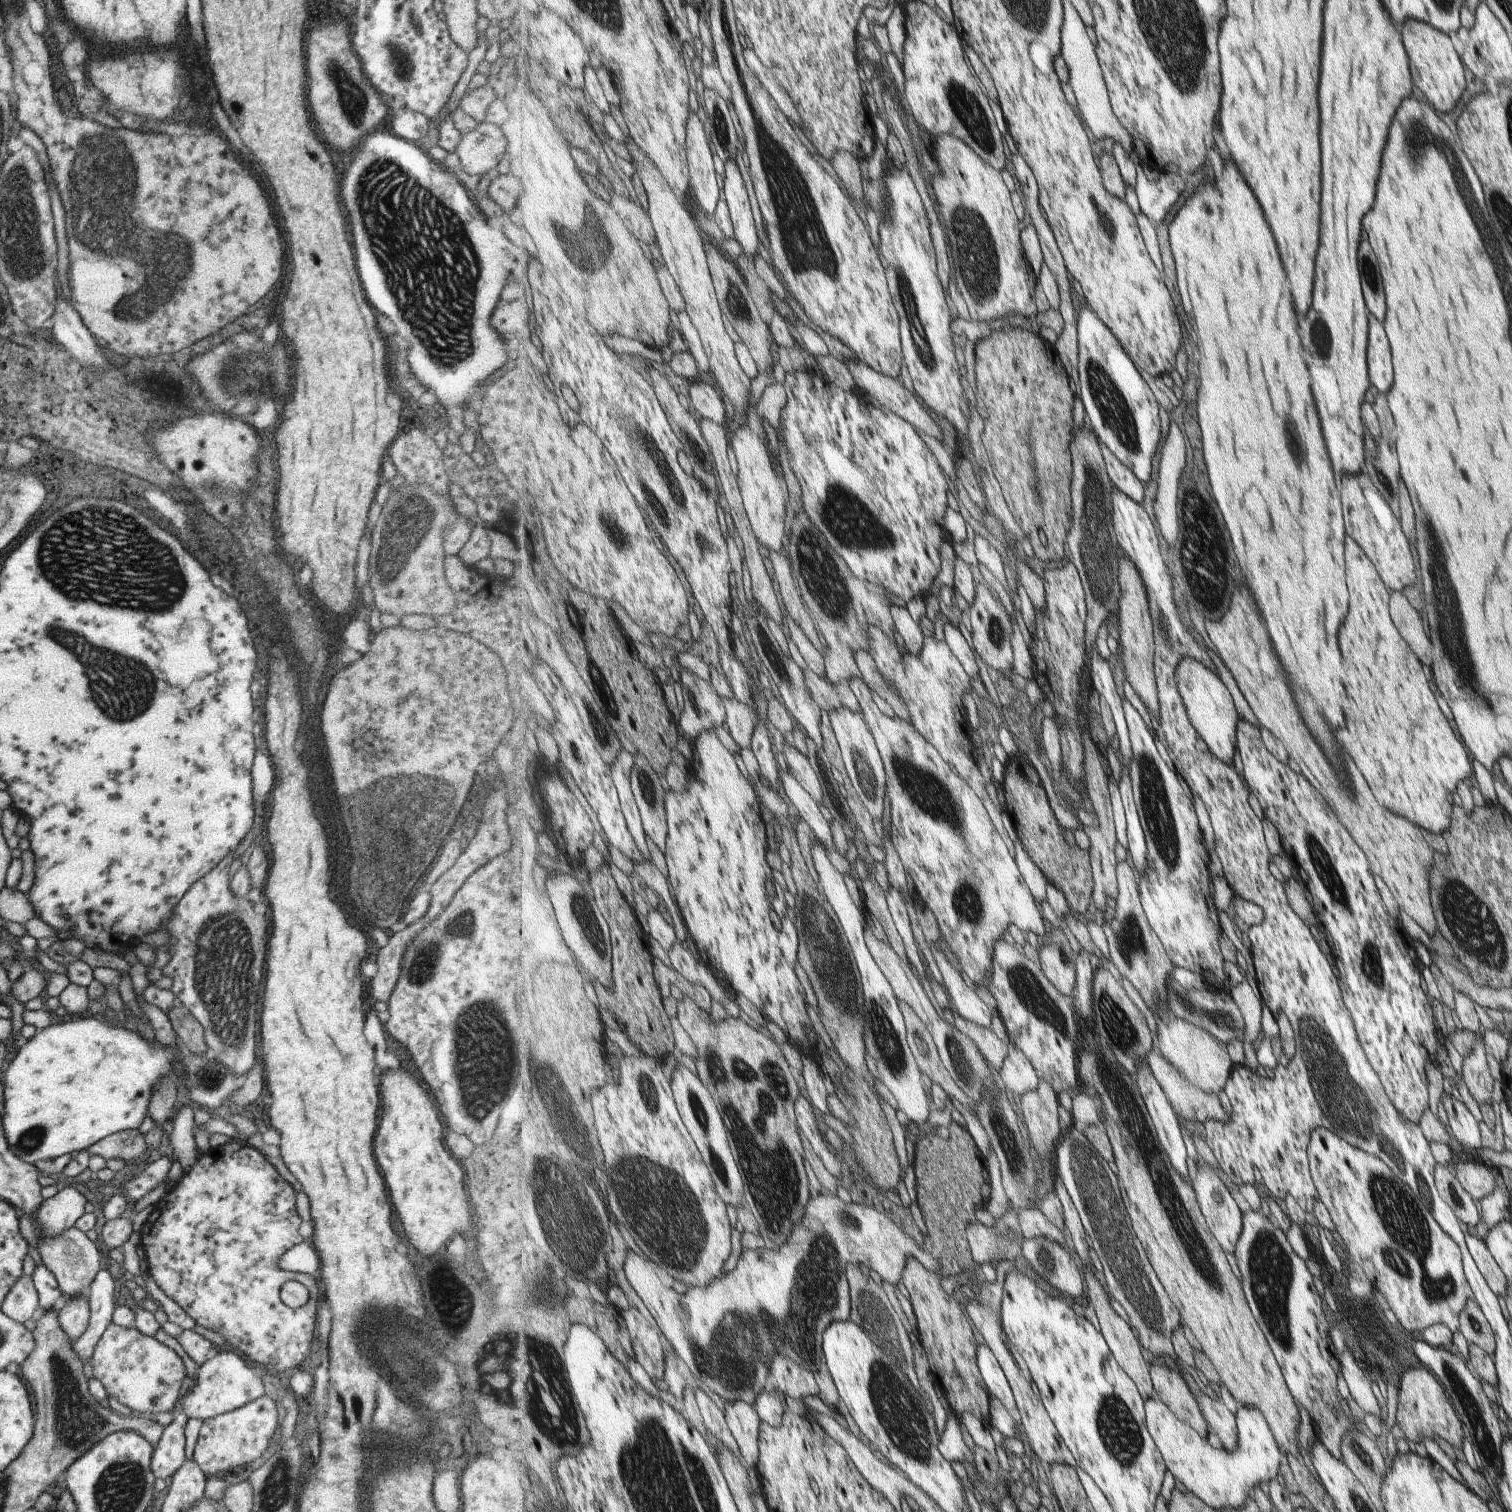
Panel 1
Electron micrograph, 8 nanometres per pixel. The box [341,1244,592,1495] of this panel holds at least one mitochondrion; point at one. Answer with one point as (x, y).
(413, 1364)

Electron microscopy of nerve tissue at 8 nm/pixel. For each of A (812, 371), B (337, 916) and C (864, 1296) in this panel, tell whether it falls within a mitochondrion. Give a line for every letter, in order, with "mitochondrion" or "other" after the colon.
A: other
B: mitochondrion
C: mitochondrion

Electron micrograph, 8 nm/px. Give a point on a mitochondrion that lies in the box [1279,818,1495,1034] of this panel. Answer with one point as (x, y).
(1323, 867)

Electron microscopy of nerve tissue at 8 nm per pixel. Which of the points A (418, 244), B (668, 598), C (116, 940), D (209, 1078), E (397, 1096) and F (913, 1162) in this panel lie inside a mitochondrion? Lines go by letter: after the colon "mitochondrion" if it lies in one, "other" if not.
A: mitochondrion
B: other
C: other
D: mitochondrion
E: other
F: other

